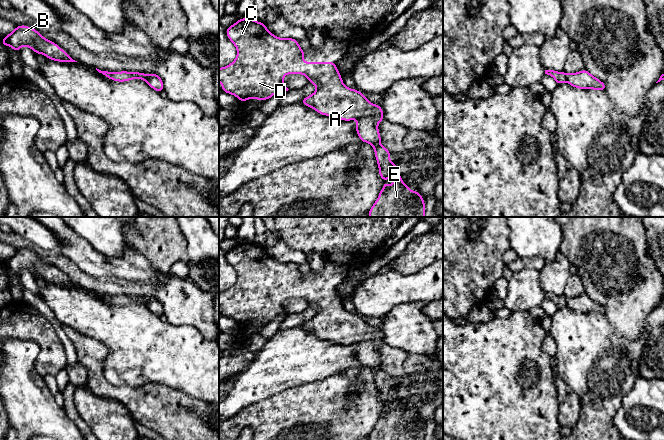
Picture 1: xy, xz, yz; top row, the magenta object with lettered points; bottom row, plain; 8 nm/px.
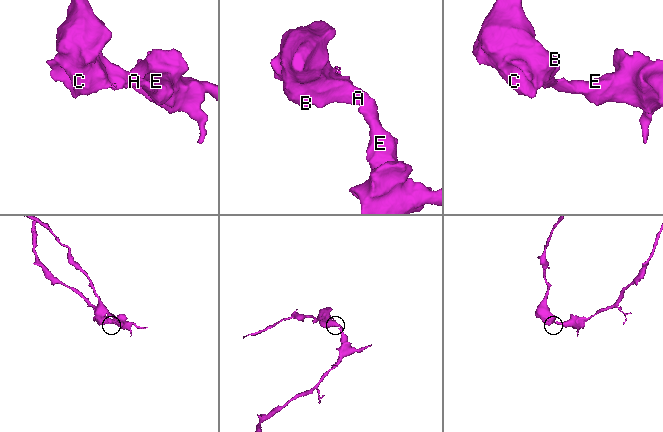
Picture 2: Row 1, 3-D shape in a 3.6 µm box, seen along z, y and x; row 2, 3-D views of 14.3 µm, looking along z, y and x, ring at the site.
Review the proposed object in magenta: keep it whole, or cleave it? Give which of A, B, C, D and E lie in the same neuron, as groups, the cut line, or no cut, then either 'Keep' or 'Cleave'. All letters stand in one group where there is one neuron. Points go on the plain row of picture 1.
Groups: A B C D E. No split. Keep

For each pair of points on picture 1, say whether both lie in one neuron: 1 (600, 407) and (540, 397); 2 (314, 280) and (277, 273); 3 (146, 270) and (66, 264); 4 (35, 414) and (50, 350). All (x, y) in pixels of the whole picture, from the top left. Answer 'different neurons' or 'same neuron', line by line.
1: different neurons
2: same neuron
3: different neurons
4: different neurons

